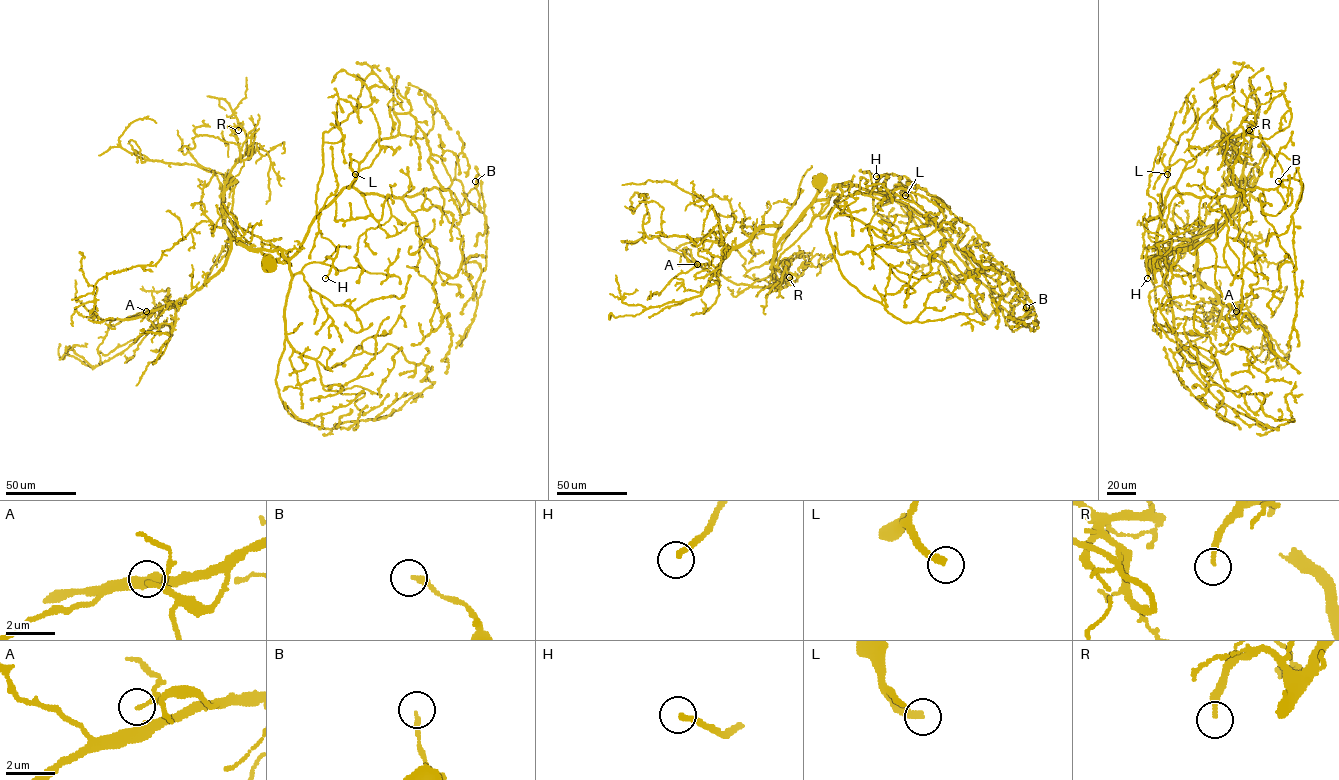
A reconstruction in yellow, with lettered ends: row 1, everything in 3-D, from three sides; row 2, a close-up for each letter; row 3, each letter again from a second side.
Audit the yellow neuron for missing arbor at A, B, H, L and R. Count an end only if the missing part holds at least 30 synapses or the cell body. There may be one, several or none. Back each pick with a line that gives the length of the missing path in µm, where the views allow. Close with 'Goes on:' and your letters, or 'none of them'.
H: about 30 µm are missing
L: about 50 µm are missing
Goes on: H, L

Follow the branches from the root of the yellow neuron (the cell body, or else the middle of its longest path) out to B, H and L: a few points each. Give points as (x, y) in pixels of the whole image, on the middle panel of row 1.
B: (820, 179), (811, 205), (827, 199), (835, 184), (886, 193), (931, 222), (1014, 320), (1025, 318), (1026, 307)
H: (820, 179), (811, 205), (827, 199), (834, 185), (844, 196), (877, 193), (876, 180), (883, 174), (876, 176)
L: (820, 179), (811, 205), (827, 199), (834, 185), (857, 185), (887, 194), (909, 214), (900, 202), (905, 195)

